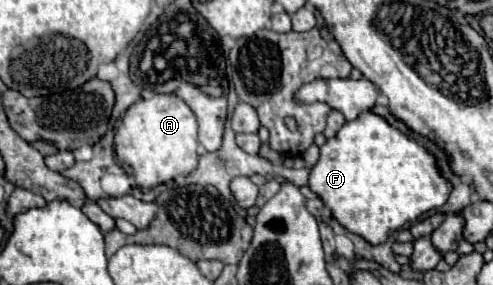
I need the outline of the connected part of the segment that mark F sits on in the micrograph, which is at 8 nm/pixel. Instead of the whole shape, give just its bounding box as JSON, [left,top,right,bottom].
[308,112,452,246]

